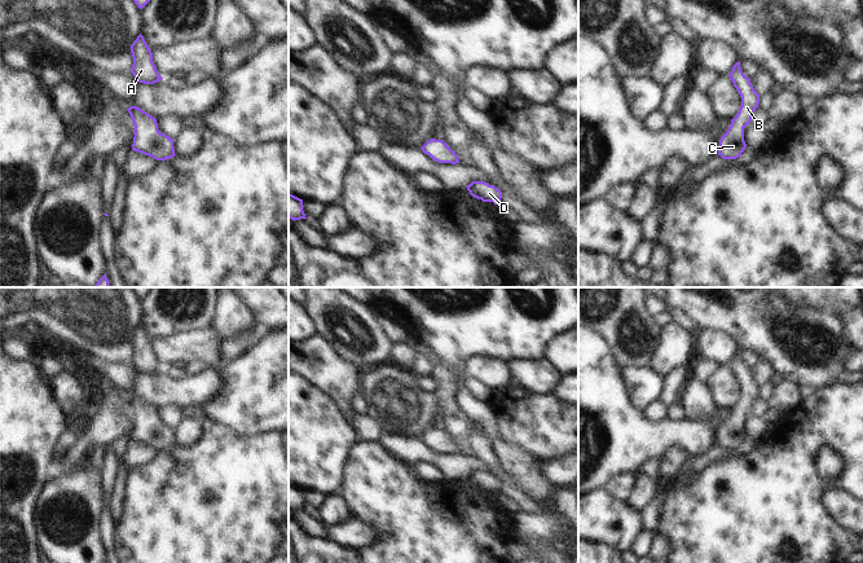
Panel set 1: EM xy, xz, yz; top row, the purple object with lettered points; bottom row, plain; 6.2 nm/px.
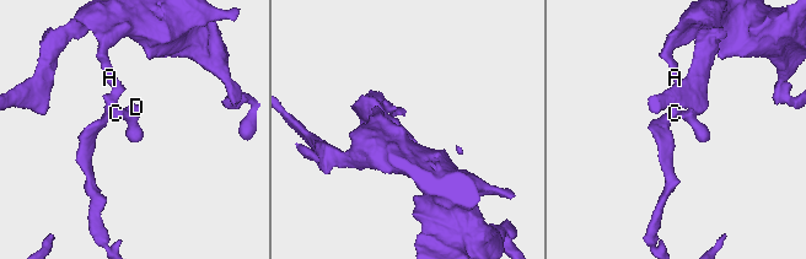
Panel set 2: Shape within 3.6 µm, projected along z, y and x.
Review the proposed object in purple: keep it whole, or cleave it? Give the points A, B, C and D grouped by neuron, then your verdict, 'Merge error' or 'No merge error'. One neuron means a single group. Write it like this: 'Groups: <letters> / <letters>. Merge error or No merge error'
Groups: A B C D. No merge error

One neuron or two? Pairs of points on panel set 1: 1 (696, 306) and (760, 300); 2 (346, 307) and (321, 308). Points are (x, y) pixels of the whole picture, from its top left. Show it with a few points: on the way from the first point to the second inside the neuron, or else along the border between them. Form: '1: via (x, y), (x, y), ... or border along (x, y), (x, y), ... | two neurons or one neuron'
1: via (712, 306), (744, 306) | one neuron
2: via (339, 308), (327, 308) | one neuron

